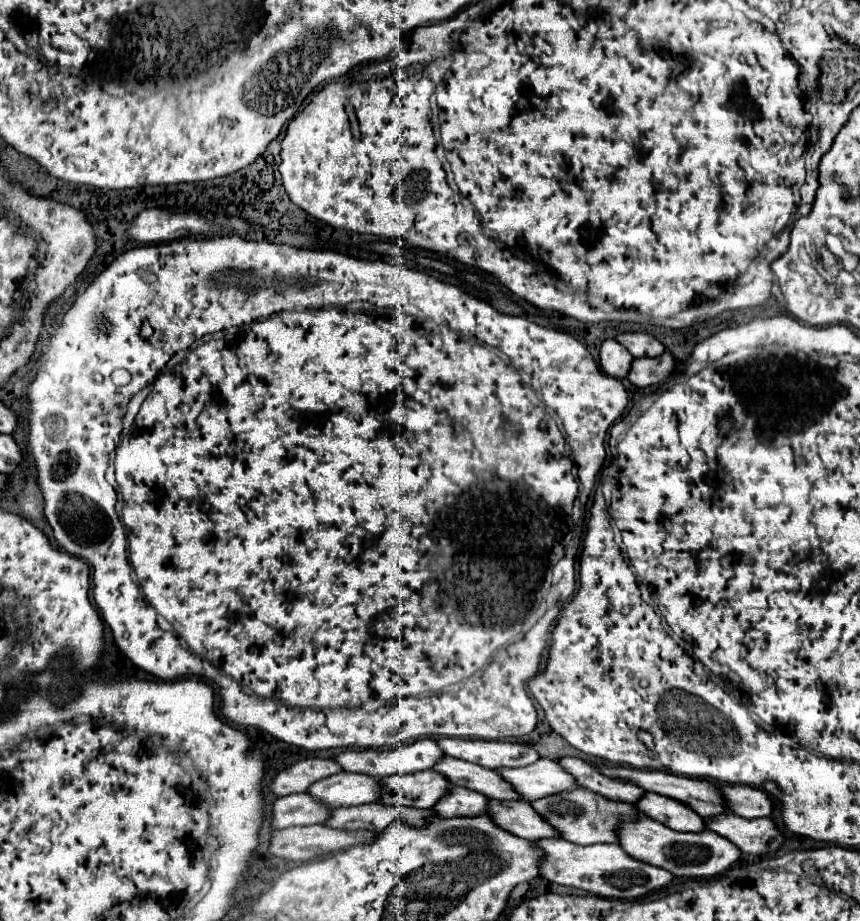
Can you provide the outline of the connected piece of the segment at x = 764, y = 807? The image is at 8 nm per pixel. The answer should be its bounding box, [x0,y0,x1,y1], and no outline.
[722,786,774,818]

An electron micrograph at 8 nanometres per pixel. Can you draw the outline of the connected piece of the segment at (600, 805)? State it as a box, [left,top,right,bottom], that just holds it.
[532,788,640,846]

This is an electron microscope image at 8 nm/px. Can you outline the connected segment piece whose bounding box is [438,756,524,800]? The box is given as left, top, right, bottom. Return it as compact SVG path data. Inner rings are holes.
M446 756L446 760L438 762L438 772L442 772L454 786L482 792L492 800L524 800L522 794L518 794L514 786L500 776L498 770Z

